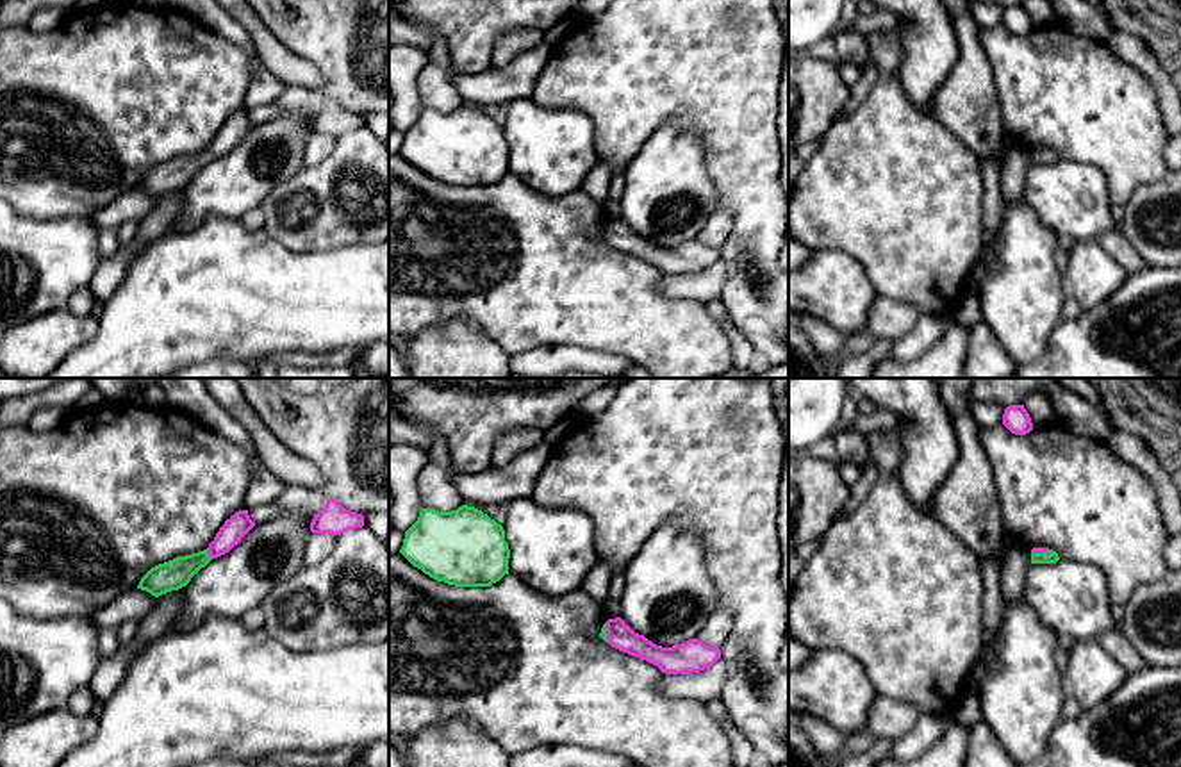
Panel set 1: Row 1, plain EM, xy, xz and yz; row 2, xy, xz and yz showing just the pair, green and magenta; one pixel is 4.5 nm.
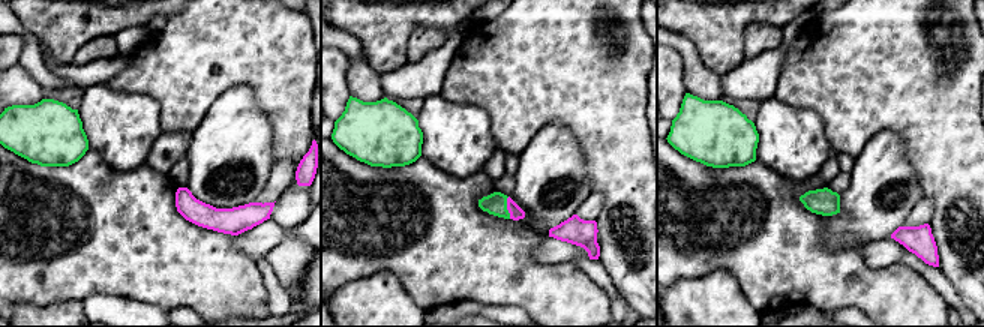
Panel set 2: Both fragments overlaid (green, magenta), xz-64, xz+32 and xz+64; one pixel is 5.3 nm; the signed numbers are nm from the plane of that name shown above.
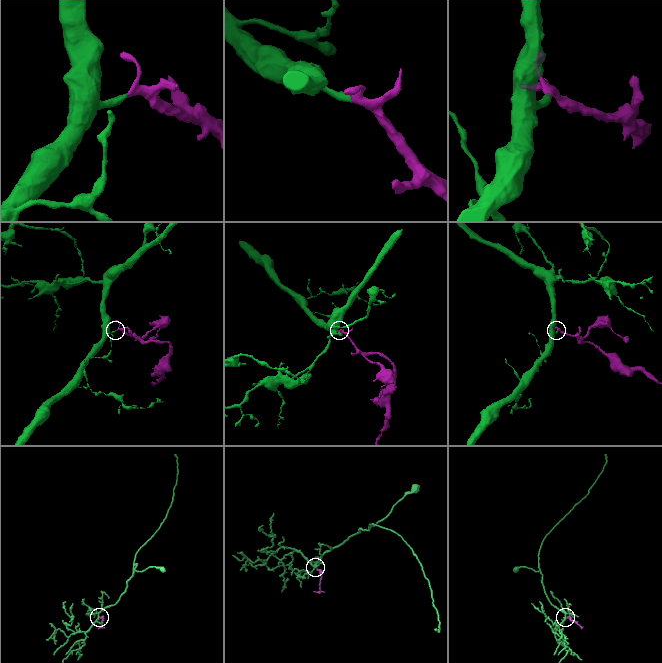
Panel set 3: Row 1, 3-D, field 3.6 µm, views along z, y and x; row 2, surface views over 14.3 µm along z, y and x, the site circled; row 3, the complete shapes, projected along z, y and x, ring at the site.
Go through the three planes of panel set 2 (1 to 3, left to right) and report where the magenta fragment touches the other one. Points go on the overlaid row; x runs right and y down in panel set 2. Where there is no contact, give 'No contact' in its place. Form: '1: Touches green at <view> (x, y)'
1: No contact
2: Touches green at xz+32 (506, 207)
3: No contact

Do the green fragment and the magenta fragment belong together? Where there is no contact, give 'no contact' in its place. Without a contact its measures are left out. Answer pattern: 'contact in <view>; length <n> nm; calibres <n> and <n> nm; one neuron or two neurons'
contact in xy; length 50 nm; calibres 140 and 110 nm; one neuron

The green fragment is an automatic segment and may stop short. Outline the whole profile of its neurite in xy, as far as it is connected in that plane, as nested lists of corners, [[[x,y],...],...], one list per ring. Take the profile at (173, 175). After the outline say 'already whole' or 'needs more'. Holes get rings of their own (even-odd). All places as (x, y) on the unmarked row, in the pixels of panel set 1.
[[[248,111],[235,112],[216,134],[207,150],[177,157],[169,162],[152,168],[139,182],[137,189],[159,198],[166,193],[186,187],[191,178],[205,168],[212,159],[228,153],[255,127]]] | needs more

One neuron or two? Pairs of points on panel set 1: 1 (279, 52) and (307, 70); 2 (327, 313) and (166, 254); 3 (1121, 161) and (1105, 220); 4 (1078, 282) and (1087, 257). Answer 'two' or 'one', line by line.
1: one
2: one
3: two
4: one

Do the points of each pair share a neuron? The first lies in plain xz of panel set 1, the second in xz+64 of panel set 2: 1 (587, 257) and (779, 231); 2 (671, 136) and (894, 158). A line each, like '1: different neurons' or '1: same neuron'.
1: same neuron
2: same neuron

